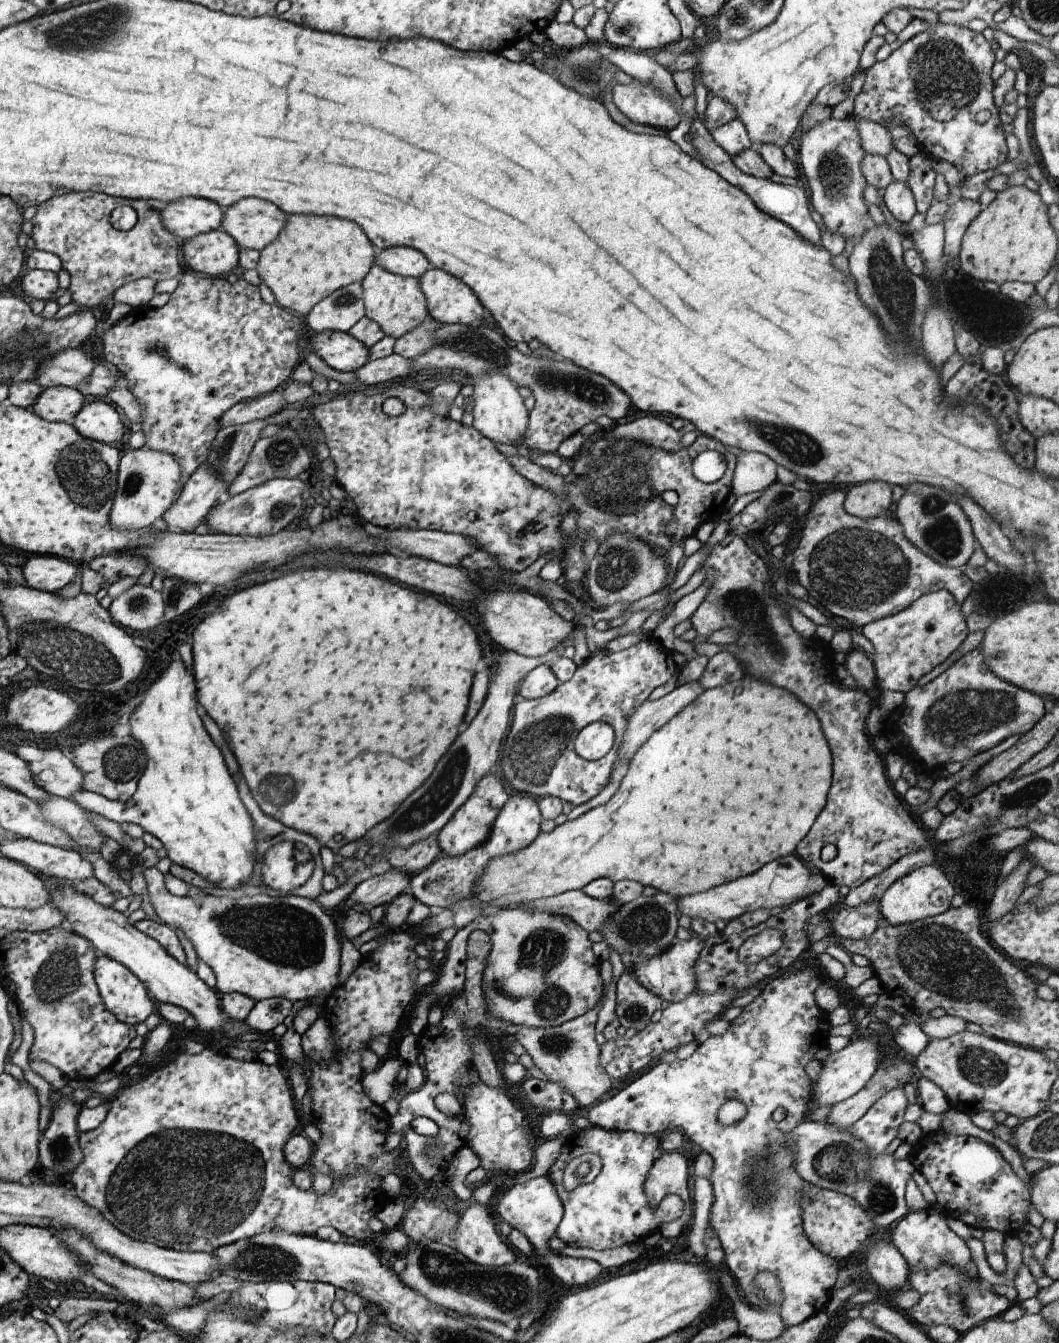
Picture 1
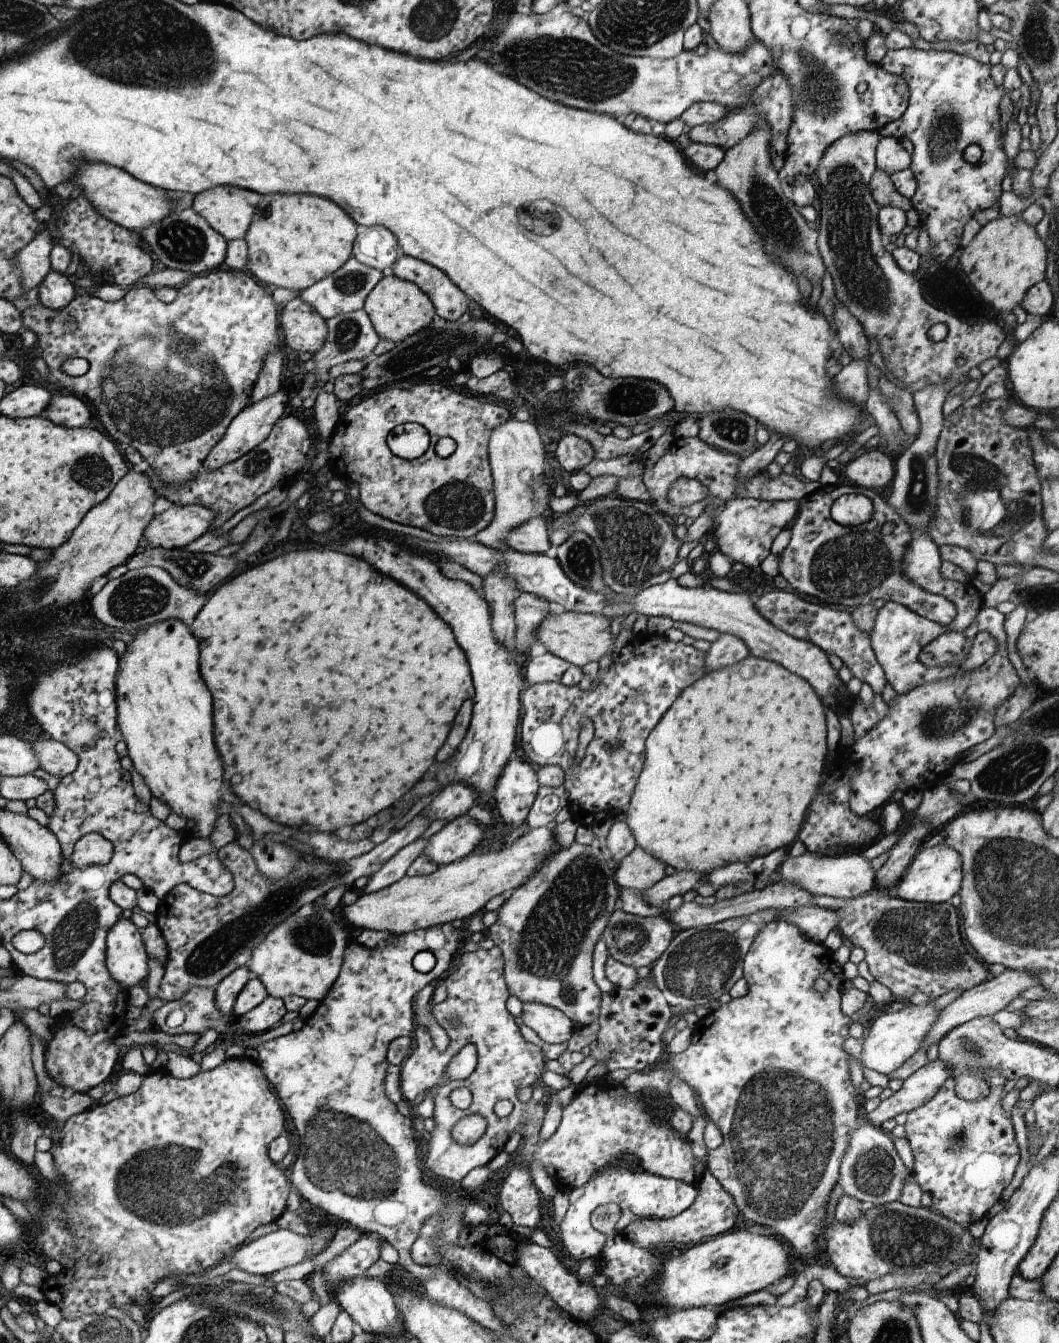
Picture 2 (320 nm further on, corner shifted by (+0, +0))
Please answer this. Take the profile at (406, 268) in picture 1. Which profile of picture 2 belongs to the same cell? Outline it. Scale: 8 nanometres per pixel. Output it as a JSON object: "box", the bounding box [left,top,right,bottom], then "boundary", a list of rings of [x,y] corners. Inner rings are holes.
{"box":[353,226,402,273],"boundary":[[[360,226],[353,255],[365,265],[390,273],[393,262],[402,256],[394,234],[384,226]]]}

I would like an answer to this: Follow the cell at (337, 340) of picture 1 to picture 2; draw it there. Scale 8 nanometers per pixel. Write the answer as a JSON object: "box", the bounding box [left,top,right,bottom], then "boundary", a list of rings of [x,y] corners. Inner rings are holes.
{"box":[282,297,327,354],"boundary":[[[298,297],[282,308],[286,344],[296,352],[317,354],[327,338],[325,318],[311,304]]]}

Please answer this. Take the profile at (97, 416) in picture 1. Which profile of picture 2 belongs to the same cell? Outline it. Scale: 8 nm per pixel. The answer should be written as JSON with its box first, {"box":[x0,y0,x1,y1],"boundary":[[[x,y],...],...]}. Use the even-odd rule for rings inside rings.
{"box":[44,395,93,427],"boundary":[[[54,395],[45,408],[44,416],[54,424],[65,427],[88,426],[93,417],[92,408],[76,395]]]}

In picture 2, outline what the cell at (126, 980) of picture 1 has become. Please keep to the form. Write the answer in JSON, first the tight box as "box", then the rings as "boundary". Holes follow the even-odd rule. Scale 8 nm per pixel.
{"box":[107,916,148,990],"boundary":[[[122,916],[107,936],[108,972],[120,984],[128,984],[128,990],[142,985],[148,976],[148,954],[142,938],[134,923]]]}

